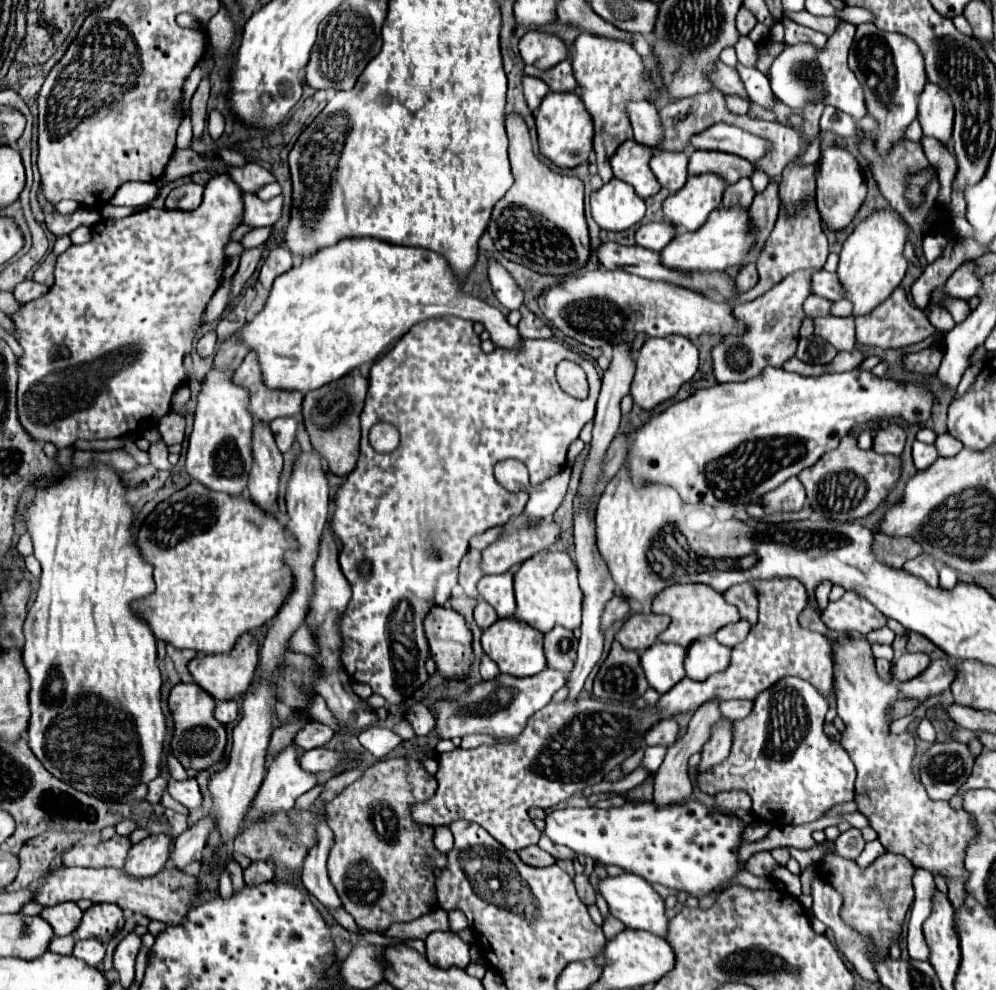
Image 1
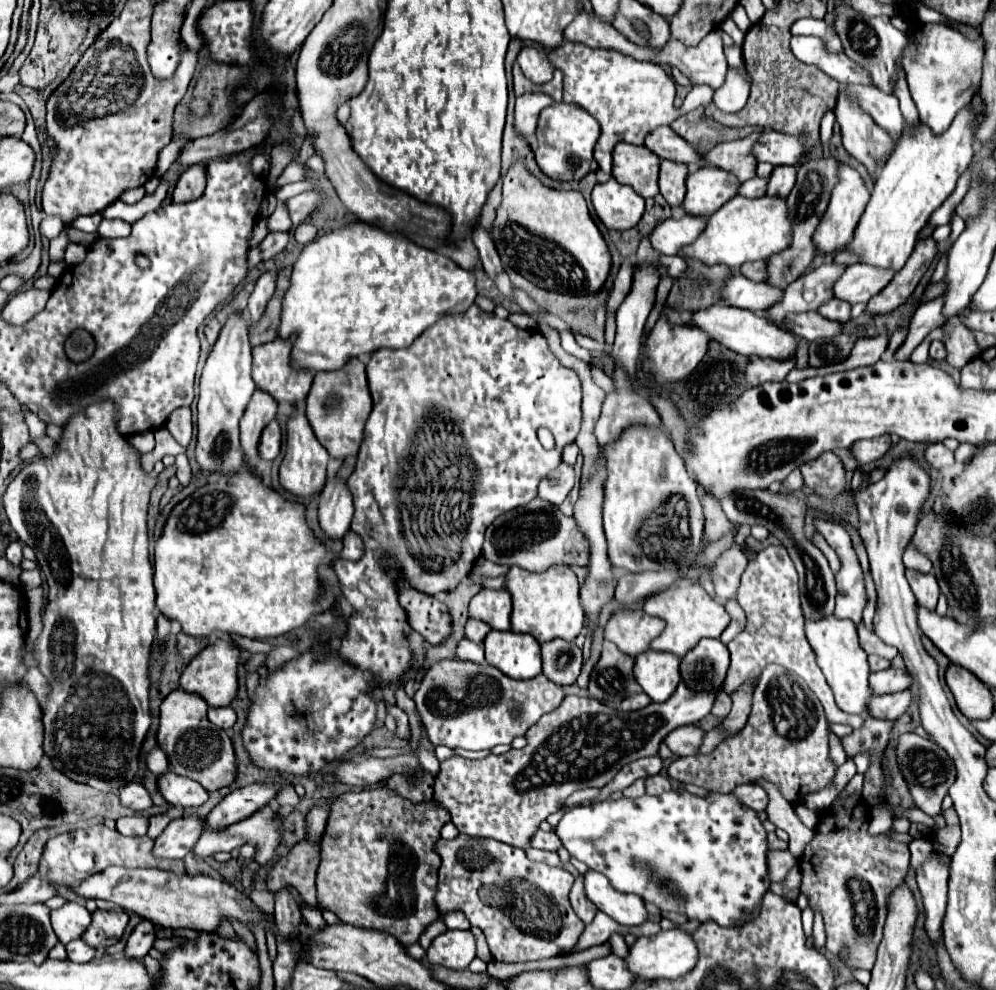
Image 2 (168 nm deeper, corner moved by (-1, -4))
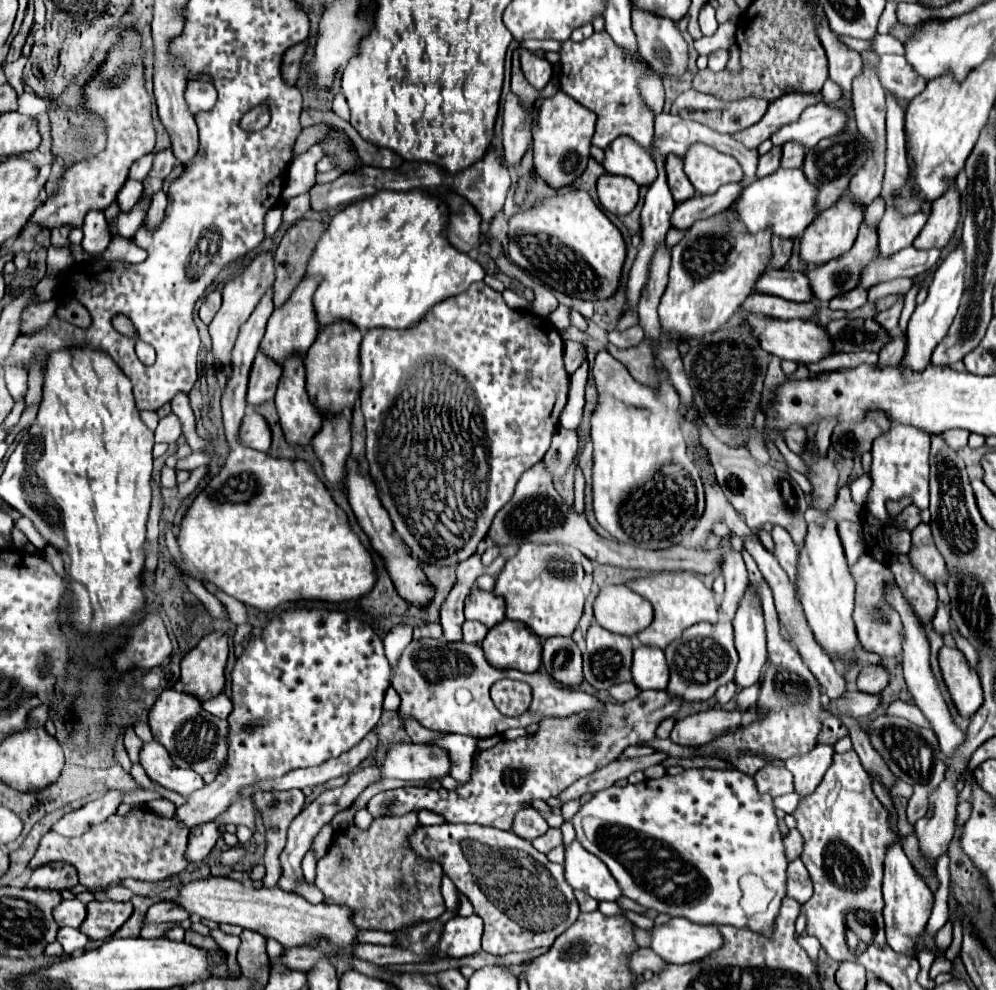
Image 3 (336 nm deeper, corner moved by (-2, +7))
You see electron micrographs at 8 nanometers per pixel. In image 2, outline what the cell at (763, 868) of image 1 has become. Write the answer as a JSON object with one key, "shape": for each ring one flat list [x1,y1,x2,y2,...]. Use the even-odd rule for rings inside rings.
{"shape":[[769,851,767,855,769,859,769,875,771,875,771,881,783,881,785,875,791,871,791,867,797,865,797,859,787,851]]}

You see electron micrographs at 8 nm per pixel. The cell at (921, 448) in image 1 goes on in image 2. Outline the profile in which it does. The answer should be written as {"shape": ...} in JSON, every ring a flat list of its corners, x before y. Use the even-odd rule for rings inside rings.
{"shape":[[931,443,927,449,925,449,925,459,929,465,933,465,935,469,945,469,945,467,951,467,955,457,953,457,953,451,947,449,943,443]]}

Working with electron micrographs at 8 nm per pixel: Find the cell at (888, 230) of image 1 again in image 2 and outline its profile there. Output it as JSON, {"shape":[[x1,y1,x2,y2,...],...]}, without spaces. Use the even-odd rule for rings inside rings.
{"shape":[[969,105,957,113,945,133,931,133,931,129,919,123,901,135,883,171,879,171,867,209,857,225,855,239,847,245,849,251,863,255,861,263,889,267,895,271,905,265,929,215,953,193,957,179,973,159,975,125,971,125,971,121,975,121,975,117,971,117]]}

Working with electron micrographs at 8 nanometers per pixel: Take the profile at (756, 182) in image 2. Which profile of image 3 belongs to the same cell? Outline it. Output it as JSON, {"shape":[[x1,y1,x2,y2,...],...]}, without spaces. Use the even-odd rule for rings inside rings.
{"shape":[[774,146,768,154,760,156,756,176,758,176,758,178,764,178,764,176,768,176,768,174,776,172,776,170,778,170,778,166,780,166,780,148,776,148,776,146]]}

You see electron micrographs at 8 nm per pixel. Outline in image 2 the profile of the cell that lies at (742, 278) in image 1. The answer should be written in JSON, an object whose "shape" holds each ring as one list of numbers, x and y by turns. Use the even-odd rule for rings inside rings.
{"shape":[[749,261,741,265,741,273,751,281,765,281,767,279,767,261]]}

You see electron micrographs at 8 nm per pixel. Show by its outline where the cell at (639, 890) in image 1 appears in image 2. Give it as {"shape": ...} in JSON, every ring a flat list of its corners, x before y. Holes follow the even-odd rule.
{"shape":[[587,871,583,879,585,879,583,885,585,885,587,899,599,911,613,917,617,923,631,927,647,921,647,911,641,897,615,891,607,881,607,877,603,877,603,873,597,871]]}

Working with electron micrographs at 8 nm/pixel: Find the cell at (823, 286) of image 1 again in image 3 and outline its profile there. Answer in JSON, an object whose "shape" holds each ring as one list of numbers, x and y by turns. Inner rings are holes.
{"shape":[[912,246,888,258,878,256,862,270,860,286,872,288,874,284,890,282,894,278,914,278,926,274,928,270,932,270,938,258,940,258,940,250,916,250]]}

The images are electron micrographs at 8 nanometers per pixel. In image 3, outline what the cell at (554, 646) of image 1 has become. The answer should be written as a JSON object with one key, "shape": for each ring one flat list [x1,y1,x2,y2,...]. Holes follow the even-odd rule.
{"shape":[[546,638,542,648,542,664,554,680,566,686,578,686,582,682,582,652,572,638]]}

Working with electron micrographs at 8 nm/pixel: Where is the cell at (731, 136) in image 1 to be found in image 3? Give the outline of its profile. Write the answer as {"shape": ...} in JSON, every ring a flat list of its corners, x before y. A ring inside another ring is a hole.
{"shape":[[824,102,808,106,802,116,782,126,772,134,774,146,784,146,786,142,798,142,804,148,814,148,822,138,830,138,838,134,846,124,846,114,838,108,832,108]]}

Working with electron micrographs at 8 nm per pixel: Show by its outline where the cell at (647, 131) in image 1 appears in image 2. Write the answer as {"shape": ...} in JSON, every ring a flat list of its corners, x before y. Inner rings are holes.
{"shape":[[659,127,655,129,647,139,645,147,657,153,661,159,685,163,685,165,703,165,703,155,687,143,683,137,679,137,671,127]]}

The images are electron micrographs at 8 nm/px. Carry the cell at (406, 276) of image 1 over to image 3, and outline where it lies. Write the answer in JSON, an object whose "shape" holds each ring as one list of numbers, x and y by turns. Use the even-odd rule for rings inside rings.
{"shape":[[382,190,372,198,346,206,330,220,320,240,316,242,316,248,306,266,306,274,322,276,322,282,314,294,318,328,326,328,336,320,348,320,358,330,404,330,420,322,438,302,458,296,460,292,468,290,470,284,484,278,482,266,468,254,450,246,450,242,444,238,444,222,448,222,448,210,440,206,438,198,426,194,428,192,422,190]]}

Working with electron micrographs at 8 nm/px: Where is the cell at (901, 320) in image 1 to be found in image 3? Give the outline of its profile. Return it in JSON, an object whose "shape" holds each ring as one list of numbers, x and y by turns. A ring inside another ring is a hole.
{"shape":[[952,182,948,188,948,194,932,202,928,226,924,226,924,230,916,236,914,248,918,250,944,248,956,230,958,216,960,216,960,194,956,192,954,182]]}

